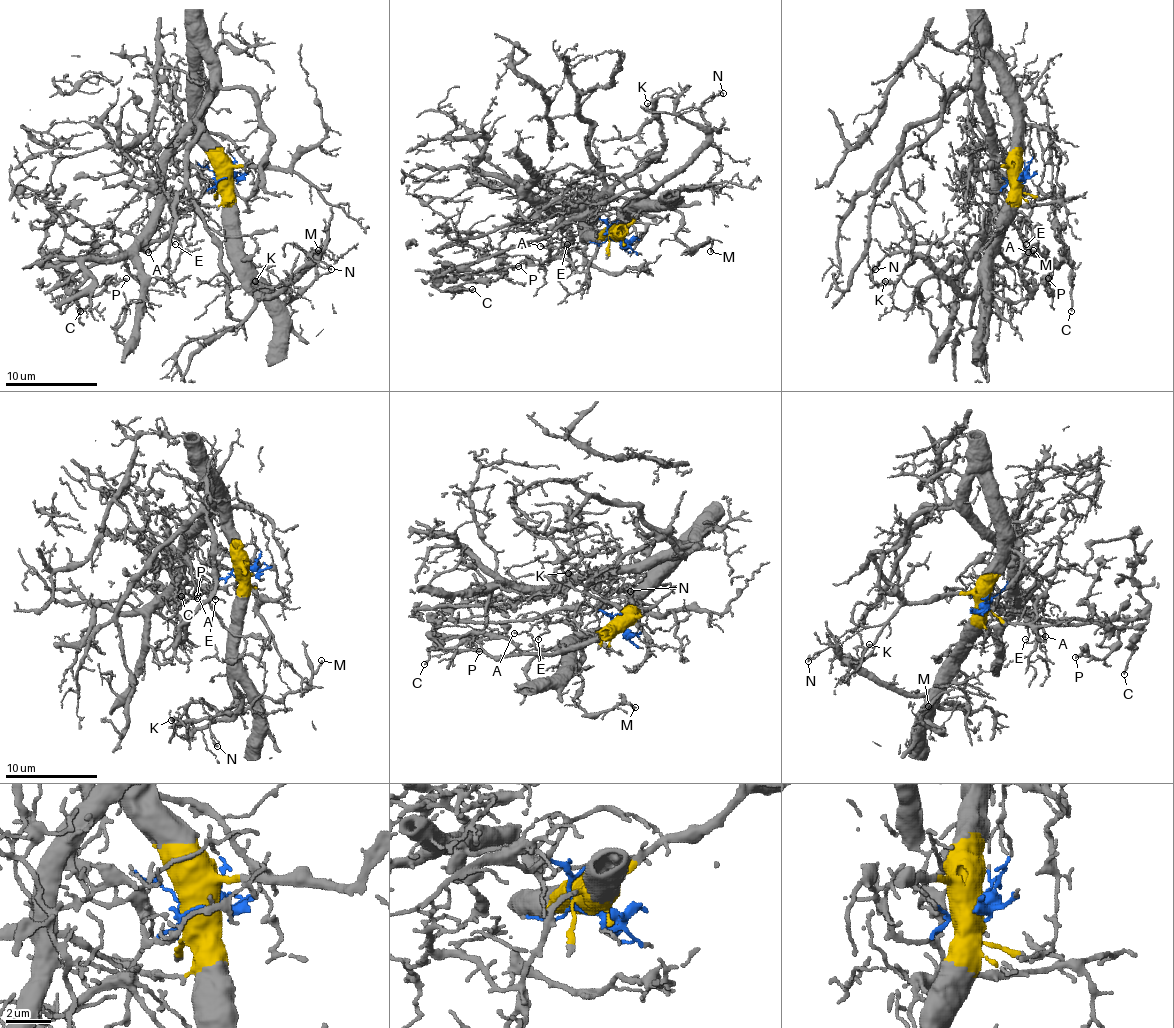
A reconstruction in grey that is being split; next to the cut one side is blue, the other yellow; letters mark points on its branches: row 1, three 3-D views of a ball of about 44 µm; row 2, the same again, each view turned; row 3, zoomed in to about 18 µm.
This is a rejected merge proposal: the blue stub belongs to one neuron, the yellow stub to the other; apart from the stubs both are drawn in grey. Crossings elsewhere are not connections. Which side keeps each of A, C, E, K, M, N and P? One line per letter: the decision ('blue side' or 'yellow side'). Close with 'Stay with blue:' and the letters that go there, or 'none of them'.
A: blue side
C: blue side
E: blue side
K: yellow side
M: yellow side
N: yellow side
P: blue side
Stay with blue: A, C, E, P

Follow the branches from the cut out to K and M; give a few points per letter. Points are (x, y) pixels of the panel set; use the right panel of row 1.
K: (1020, 178), (1018, 208), (970, 295), (917, 258), (894, 286), (885, 281)
M: (1020, 178), (1018, 208), (999, 247), (990, 256), (990, 293), (1022, 300), (1029, 293), (1022, 263), (1034, 249)

